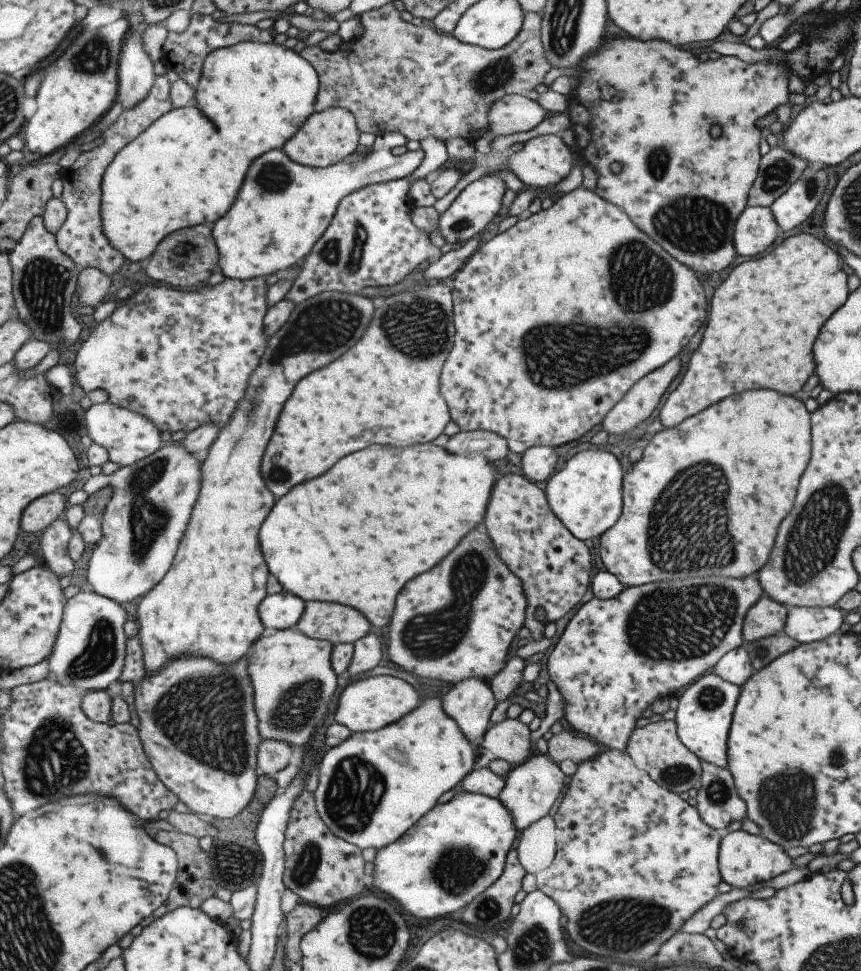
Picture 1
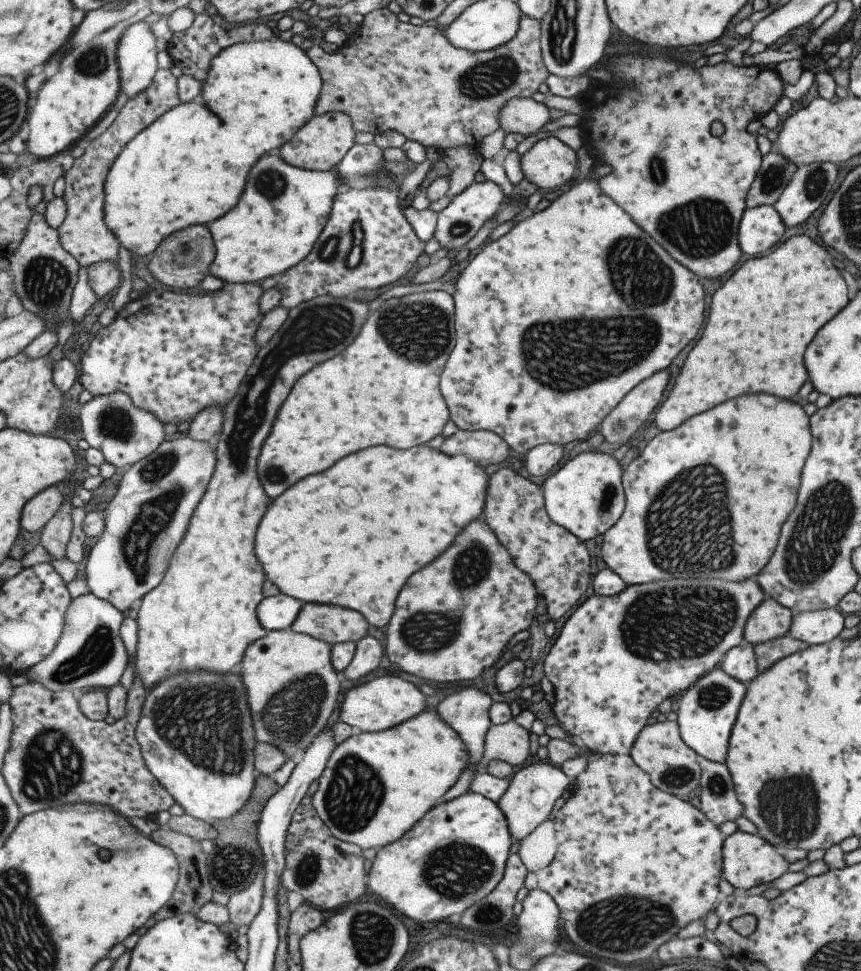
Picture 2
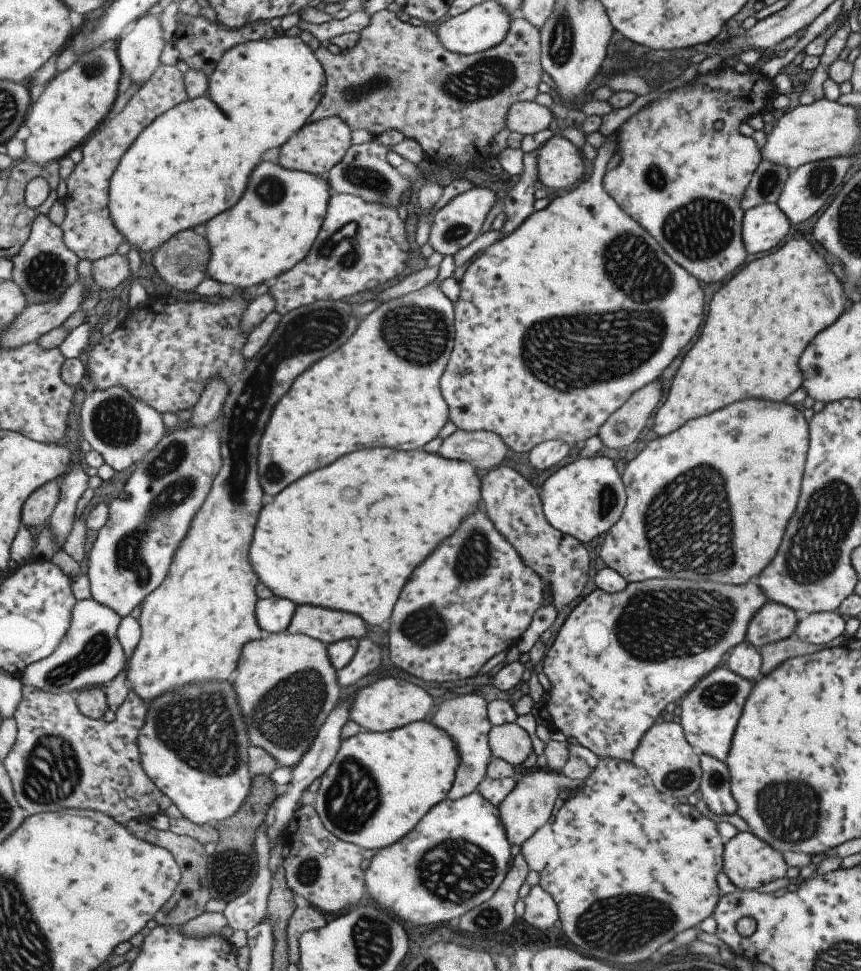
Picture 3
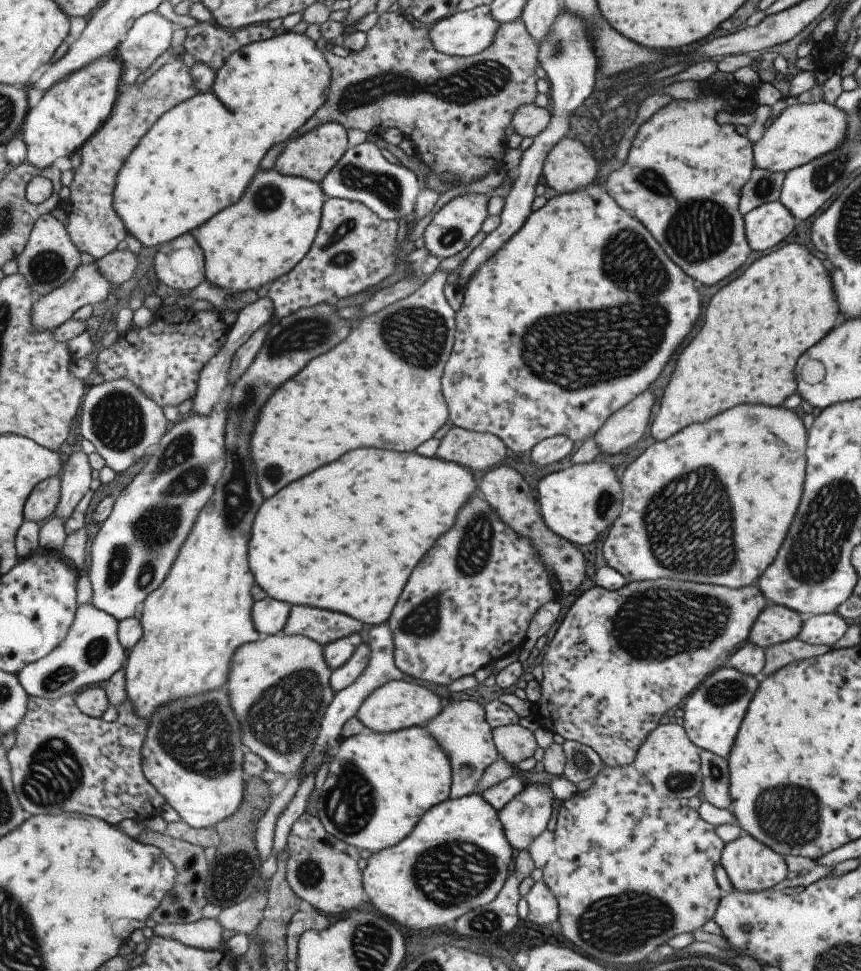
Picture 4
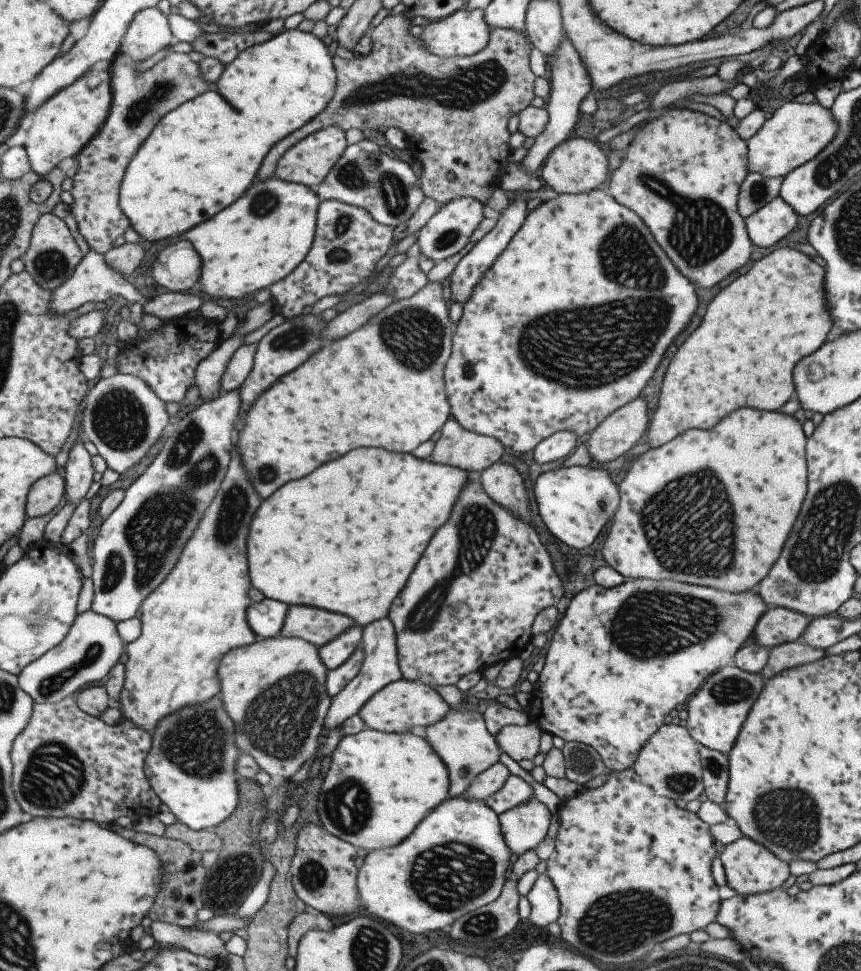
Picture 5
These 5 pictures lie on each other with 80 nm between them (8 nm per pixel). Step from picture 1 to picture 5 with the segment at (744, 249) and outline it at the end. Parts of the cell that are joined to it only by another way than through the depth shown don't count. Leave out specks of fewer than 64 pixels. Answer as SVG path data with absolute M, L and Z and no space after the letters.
M779 196L744 218L749 240L759 248L773 246L795 228L796 212Z

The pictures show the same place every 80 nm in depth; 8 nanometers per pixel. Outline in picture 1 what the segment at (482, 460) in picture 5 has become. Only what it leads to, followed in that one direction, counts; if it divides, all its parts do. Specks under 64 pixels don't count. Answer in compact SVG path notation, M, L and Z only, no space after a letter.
M459 431L448 437L443 448L456 455L470 455L471 453L485 454L486 459L492 463L507 454L508 446L505 439L493 431Z

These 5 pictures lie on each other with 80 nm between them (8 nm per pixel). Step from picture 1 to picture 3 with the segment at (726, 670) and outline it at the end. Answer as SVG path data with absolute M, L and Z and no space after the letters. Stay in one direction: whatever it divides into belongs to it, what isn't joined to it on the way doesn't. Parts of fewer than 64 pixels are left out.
M746 641L729 650L723 665L744 680L757 681L761 678L761 656L757 649Z

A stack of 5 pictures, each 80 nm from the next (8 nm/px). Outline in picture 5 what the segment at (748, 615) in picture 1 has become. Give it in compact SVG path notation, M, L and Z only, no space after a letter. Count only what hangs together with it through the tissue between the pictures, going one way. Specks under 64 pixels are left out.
M768 607L752 633L758 645L770 649L801 638L808 622L804 614L783 607Z

